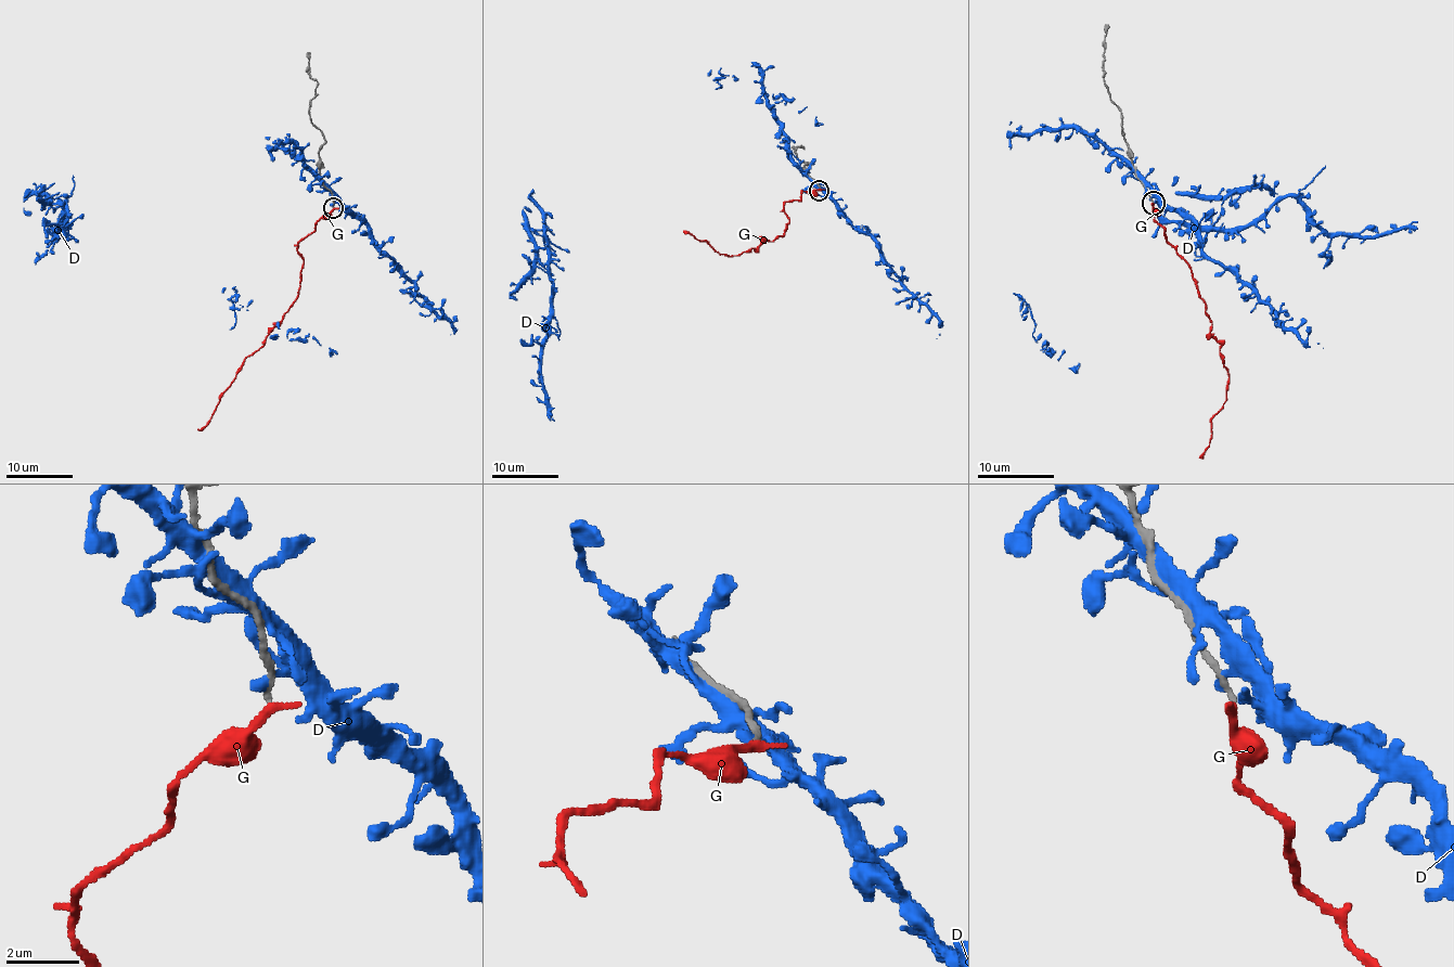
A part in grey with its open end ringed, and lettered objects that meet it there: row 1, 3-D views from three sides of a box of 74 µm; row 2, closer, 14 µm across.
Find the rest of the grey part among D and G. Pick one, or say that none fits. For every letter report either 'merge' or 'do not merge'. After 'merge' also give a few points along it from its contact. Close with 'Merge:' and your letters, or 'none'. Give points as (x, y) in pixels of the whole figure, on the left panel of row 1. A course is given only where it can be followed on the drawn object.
D: do not merge
G: do not merge
Merge: none

